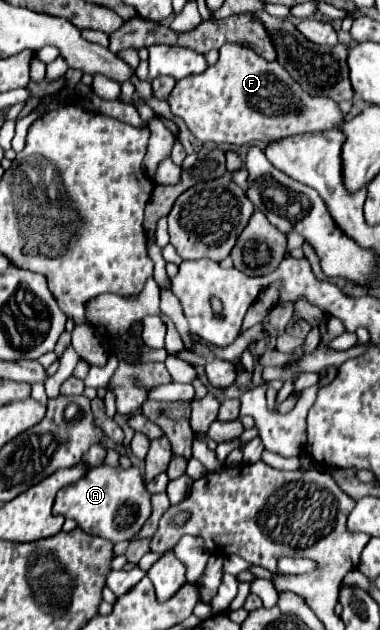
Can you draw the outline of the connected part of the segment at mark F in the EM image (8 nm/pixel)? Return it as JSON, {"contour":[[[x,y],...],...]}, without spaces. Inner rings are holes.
{"contour":[[[225,44],[219,50],[219,62],[215,66],[209,66],[201,76],[179,80],[167,102],[173,116],[181,118],[197,140],[235,148],[251,146],[253,142],[271,144],[307,132],[333,130],[335,124],[343,120],[337,102],[307,94],[279,62],[267,62],[241,44]]]}

